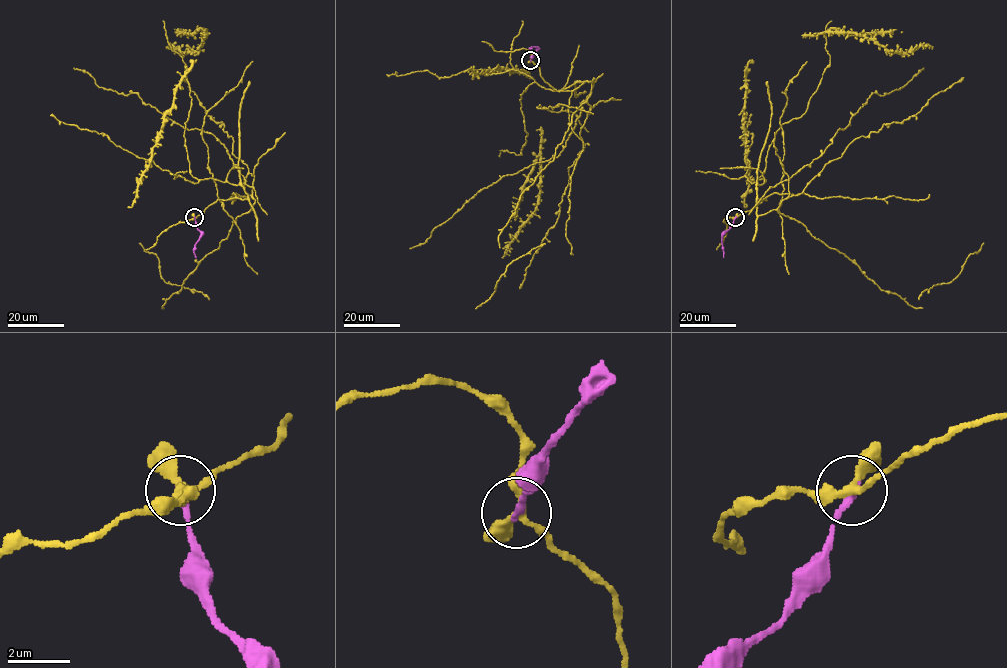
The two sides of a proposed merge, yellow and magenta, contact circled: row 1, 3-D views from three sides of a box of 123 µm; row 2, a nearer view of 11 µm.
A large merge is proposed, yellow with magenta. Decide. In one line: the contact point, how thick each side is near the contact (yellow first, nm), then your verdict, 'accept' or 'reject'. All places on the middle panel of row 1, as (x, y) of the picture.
at (530, 60); 240 nm thick on the yellow side, 240 nm on the other; reject

